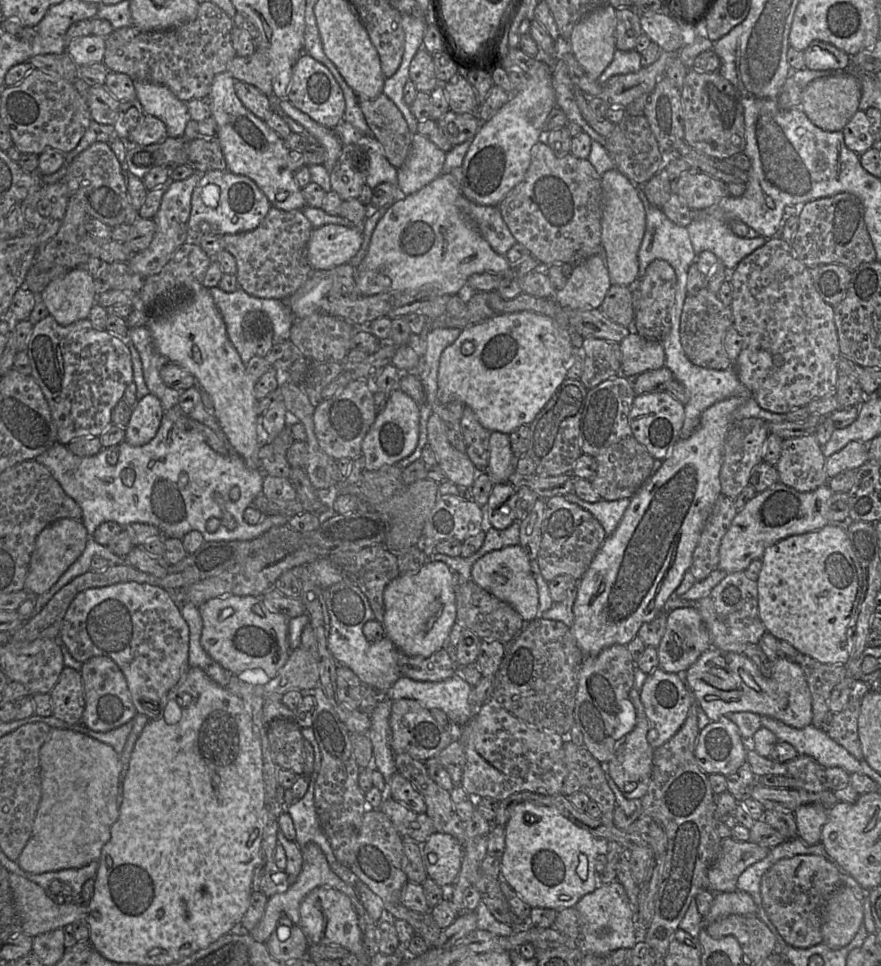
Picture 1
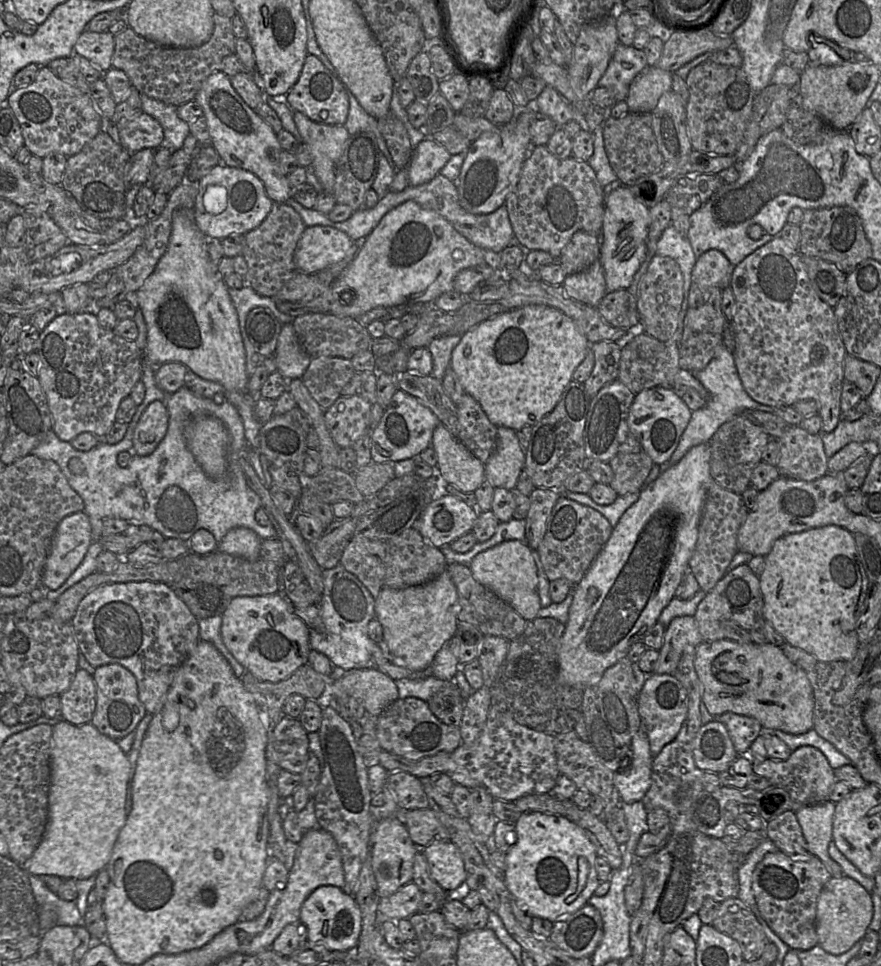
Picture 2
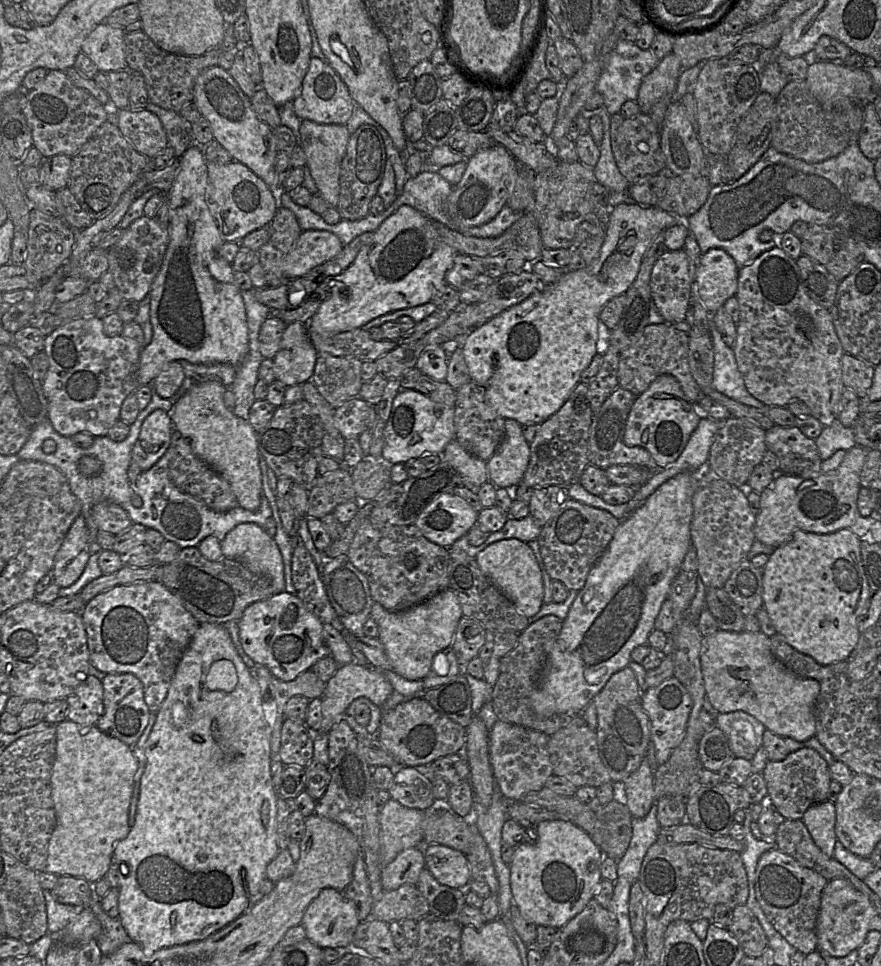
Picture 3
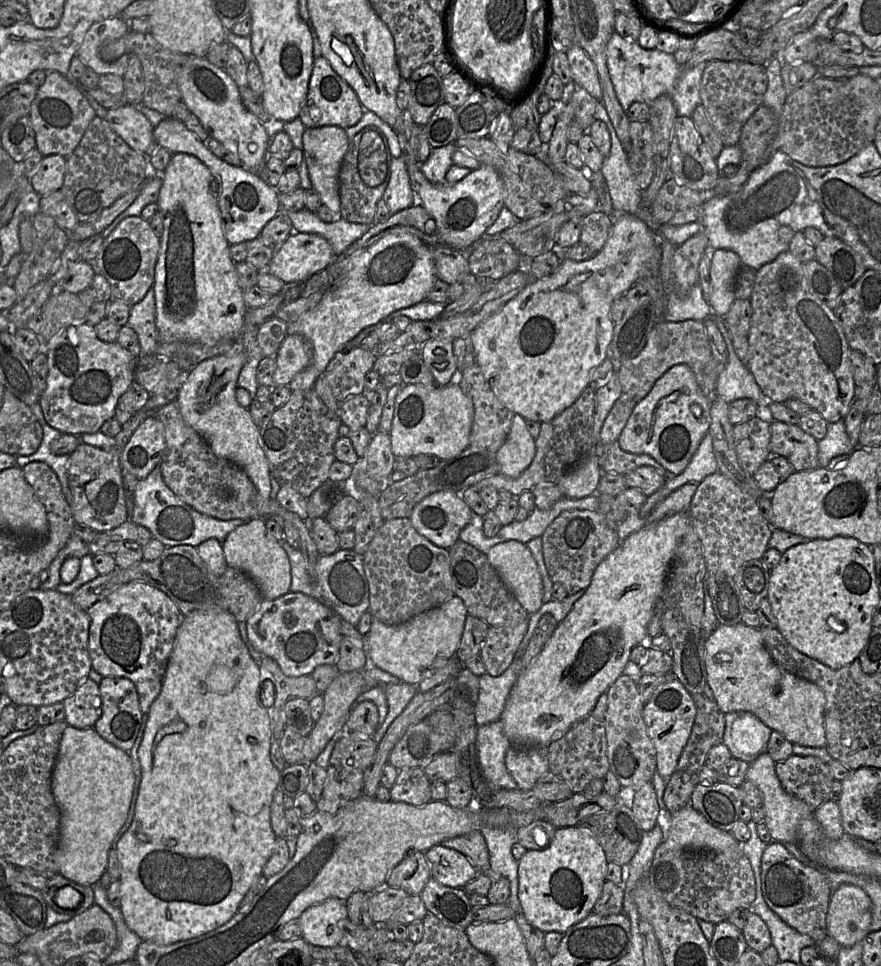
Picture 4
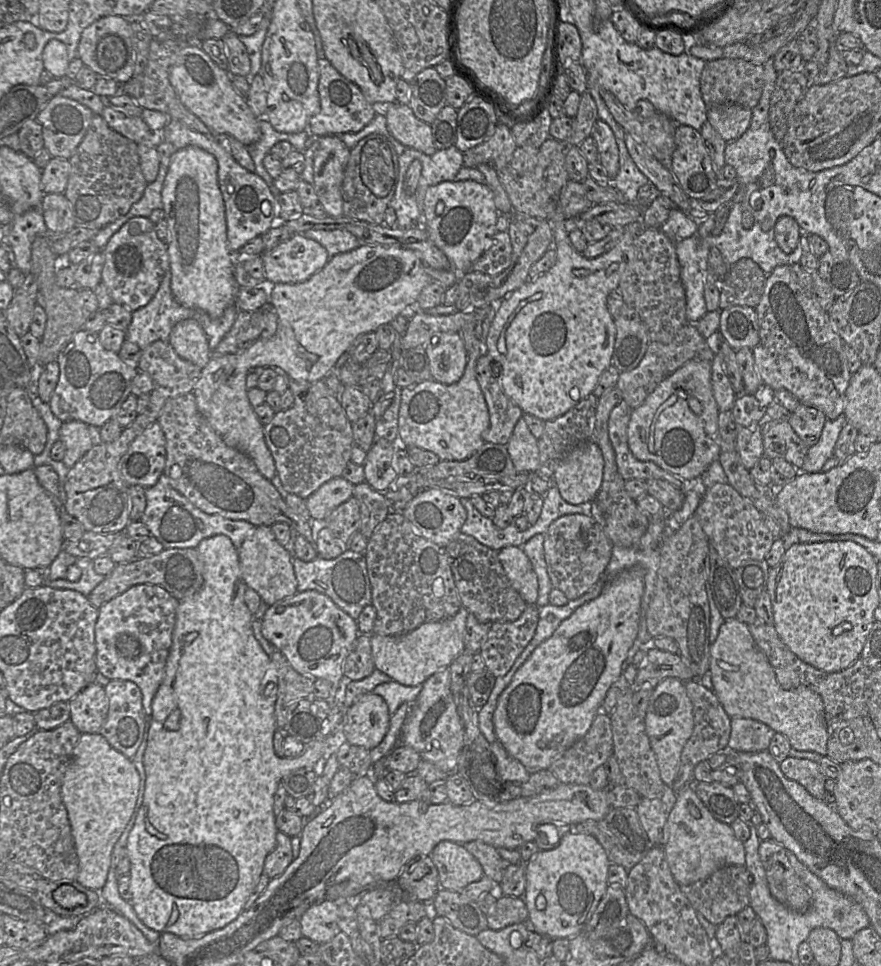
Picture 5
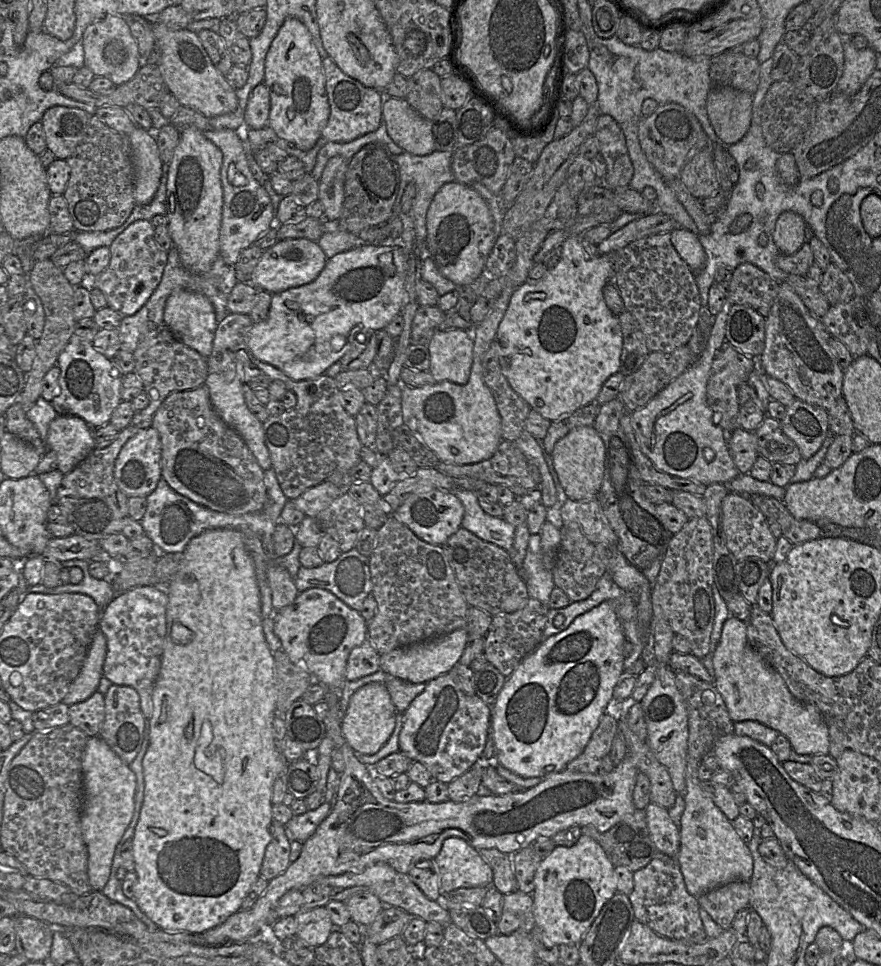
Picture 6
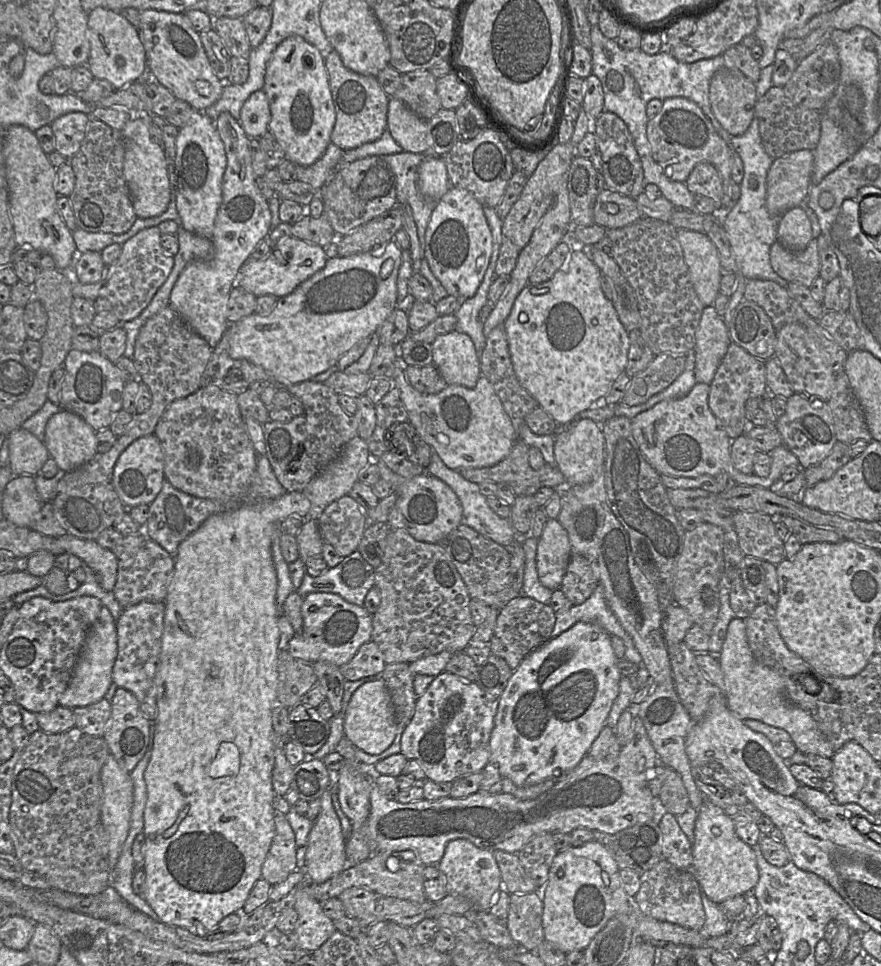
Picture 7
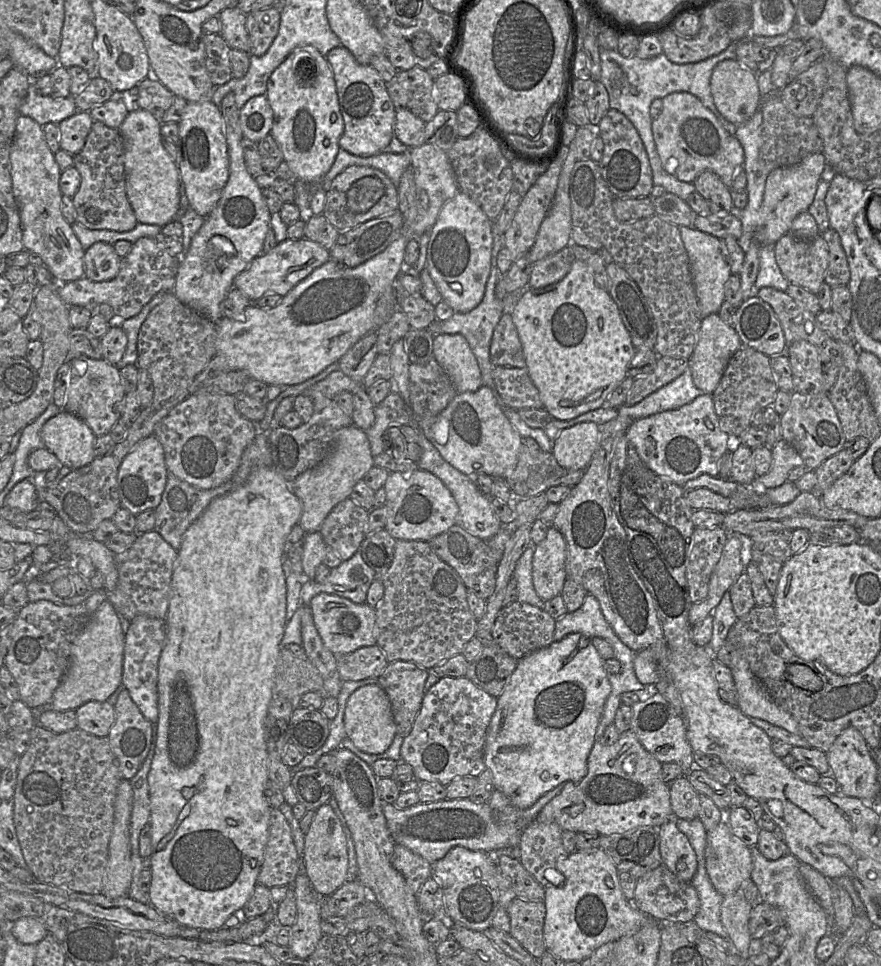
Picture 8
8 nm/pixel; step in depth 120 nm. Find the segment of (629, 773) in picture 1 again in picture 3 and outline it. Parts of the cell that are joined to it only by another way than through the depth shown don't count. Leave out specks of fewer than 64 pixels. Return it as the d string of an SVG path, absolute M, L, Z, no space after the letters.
M645 758L639 768L627 777L623 783L626 806L634 818L645 817L654 804L653 773Z

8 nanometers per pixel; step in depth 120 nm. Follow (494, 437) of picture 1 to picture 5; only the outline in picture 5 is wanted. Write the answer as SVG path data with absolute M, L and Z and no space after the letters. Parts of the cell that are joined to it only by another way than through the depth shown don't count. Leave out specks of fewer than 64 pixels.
M523 416L516 423L506 447L518 473L537 474L539 466L538 439L529 430Z

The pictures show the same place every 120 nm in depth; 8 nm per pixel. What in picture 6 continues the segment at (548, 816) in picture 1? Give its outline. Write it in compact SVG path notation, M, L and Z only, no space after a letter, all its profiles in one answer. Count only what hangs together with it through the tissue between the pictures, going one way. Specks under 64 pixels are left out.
M582 834L573 846L556 846L542 859L534 877L535 923L556 945L579 945L603 906L617 892L615 866L601 845Z

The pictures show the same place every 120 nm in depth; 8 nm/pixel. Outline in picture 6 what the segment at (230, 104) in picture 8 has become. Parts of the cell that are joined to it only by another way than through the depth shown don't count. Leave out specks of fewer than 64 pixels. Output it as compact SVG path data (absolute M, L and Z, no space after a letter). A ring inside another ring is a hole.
M206 130L203 135L215 144L223 154L221 182L223 188L223 212L220 228L220 256L234 266L241 252L269 230L275 222L275 212L265 188L252 175L243 143L235 130ZM190 290L174 291L166 301L164 324L176 339L204 358L211 355L219 323L213 304L205 295Z

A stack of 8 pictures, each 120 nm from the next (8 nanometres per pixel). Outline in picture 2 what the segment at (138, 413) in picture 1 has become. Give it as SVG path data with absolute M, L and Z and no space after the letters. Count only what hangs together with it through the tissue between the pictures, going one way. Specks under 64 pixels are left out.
M153 401L141 415L133 433L133 454L148 456L154 452L166 435L168 428L167 407Z

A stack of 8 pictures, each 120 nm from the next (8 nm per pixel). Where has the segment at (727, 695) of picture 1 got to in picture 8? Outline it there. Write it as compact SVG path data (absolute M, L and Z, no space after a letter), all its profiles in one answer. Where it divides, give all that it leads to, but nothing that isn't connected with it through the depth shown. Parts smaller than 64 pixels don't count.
M745 658L733 659L727 667L730 668L736 685L737 707L743 714L800 735L795 719L773 701L766 688L751 672Z

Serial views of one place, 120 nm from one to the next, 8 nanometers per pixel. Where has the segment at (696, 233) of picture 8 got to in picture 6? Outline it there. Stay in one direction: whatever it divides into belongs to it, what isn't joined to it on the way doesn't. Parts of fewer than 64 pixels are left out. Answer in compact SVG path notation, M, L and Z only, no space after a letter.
M684 228L670 232L671 243L689 269L697 273L706 261L705 251L699 241L699 235Z

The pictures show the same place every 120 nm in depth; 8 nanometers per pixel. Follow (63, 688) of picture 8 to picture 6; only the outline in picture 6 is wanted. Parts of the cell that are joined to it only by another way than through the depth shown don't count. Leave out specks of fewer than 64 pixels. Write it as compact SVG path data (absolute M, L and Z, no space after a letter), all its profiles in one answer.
M98 628L93 635L78 676L71 684L63 703L67 706L85 701L98 689L103 677L103 664L107 653L107 640Z

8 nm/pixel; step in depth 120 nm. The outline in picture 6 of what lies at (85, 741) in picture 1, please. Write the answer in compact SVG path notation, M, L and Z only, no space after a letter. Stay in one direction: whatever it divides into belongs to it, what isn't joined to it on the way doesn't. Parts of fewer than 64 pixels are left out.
M100 736L89 737L82 756L83 801L81 831L88 851L88 879L93 891L102 891L107 884L116 846L129 826L135 807L136 777Z

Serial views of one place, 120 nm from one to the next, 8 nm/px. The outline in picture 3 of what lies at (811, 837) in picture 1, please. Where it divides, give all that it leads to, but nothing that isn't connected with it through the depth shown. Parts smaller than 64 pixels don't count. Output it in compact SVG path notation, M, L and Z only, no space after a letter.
M825 800L812 805L805 811L801 820L819 849L828 857L833 857L837 841L835 803Z

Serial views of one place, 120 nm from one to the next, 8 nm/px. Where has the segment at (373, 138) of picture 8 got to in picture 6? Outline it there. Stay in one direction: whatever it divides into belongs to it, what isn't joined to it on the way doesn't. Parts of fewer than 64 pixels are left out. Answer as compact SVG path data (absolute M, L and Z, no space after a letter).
M329 56L322 60L330 115L321 136L328 142L346 143L376 131L382 121L382 94L349 77Z

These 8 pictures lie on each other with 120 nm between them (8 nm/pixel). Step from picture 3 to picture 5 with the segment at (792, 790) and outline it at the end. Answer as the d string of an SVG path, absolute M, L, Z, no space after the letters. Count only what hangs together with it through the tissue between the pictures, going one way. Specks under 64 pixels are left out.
M788 756L779 765L788 779L802 785L816 799L825 801L827 776L819 763L809 759Z

